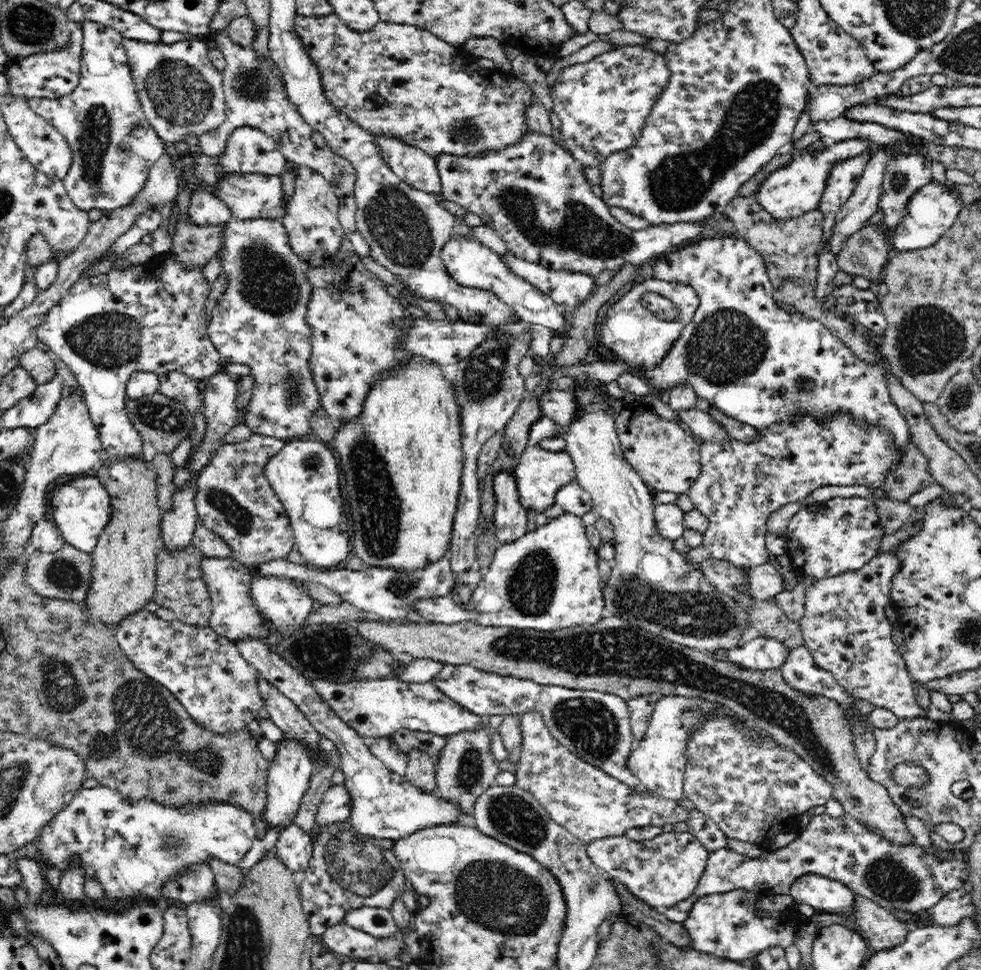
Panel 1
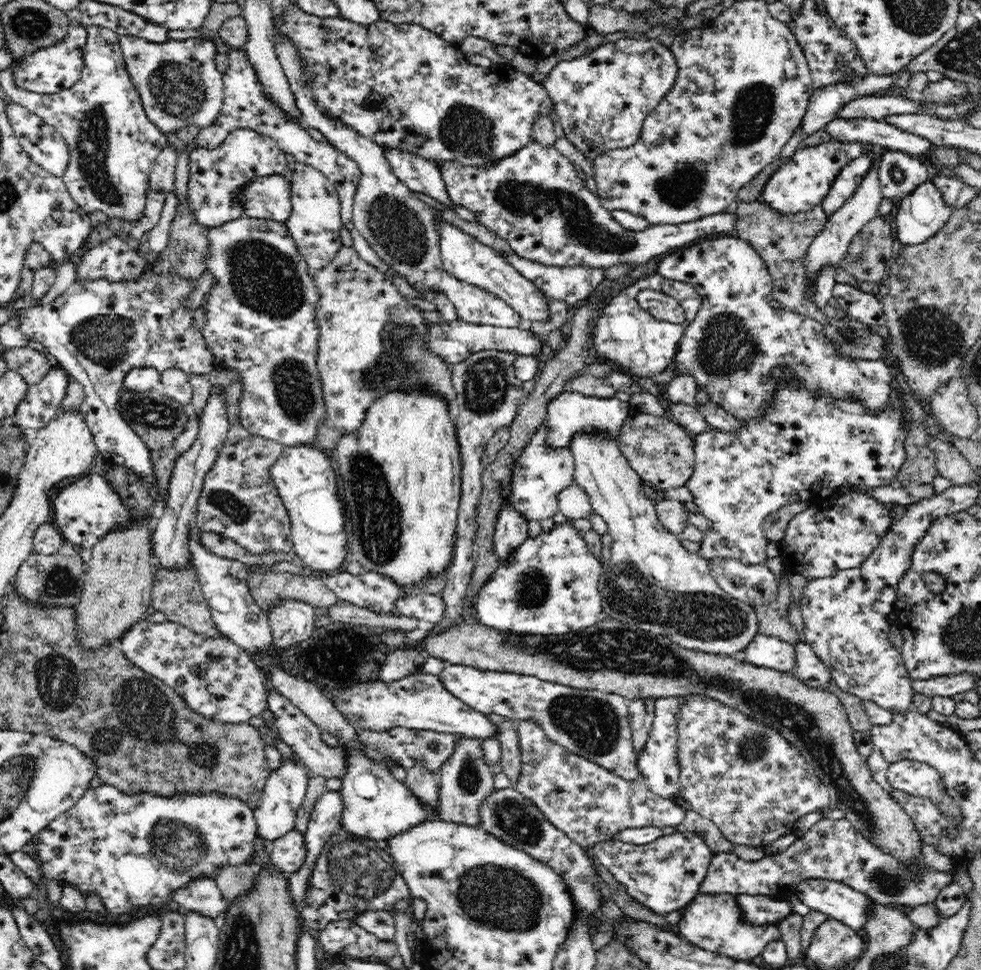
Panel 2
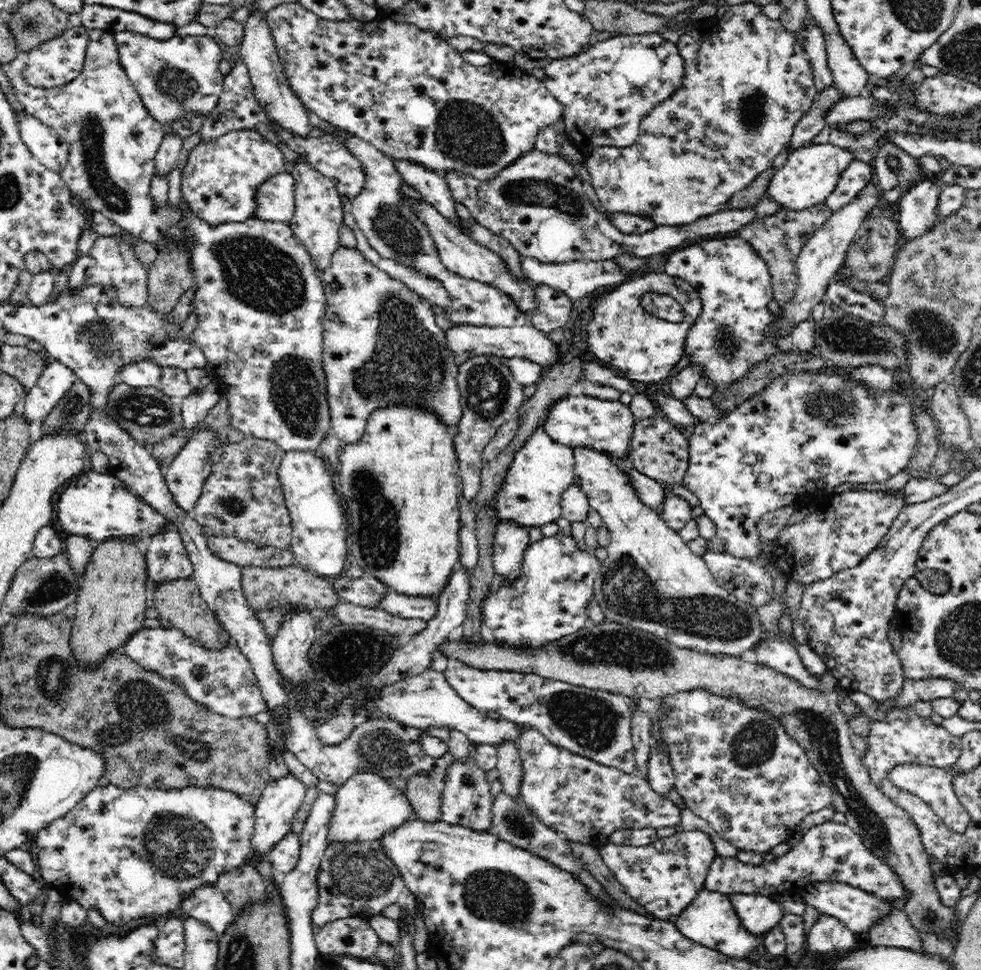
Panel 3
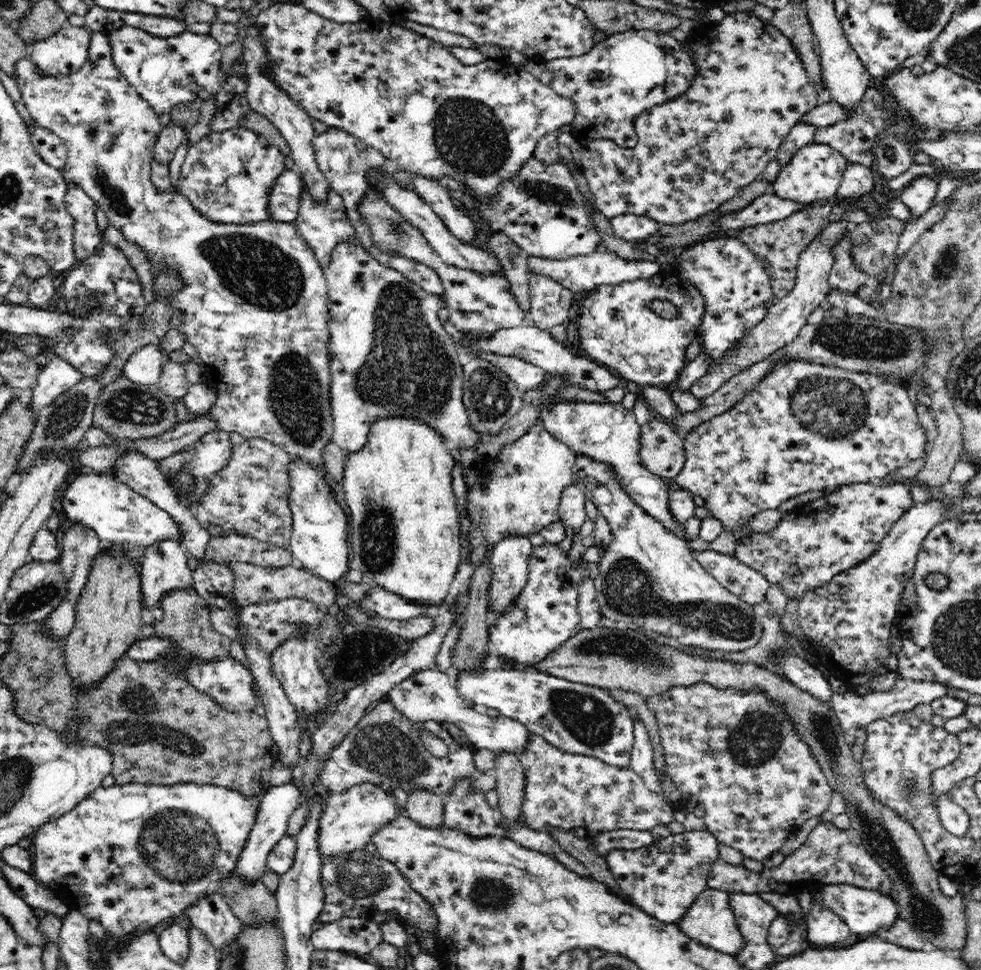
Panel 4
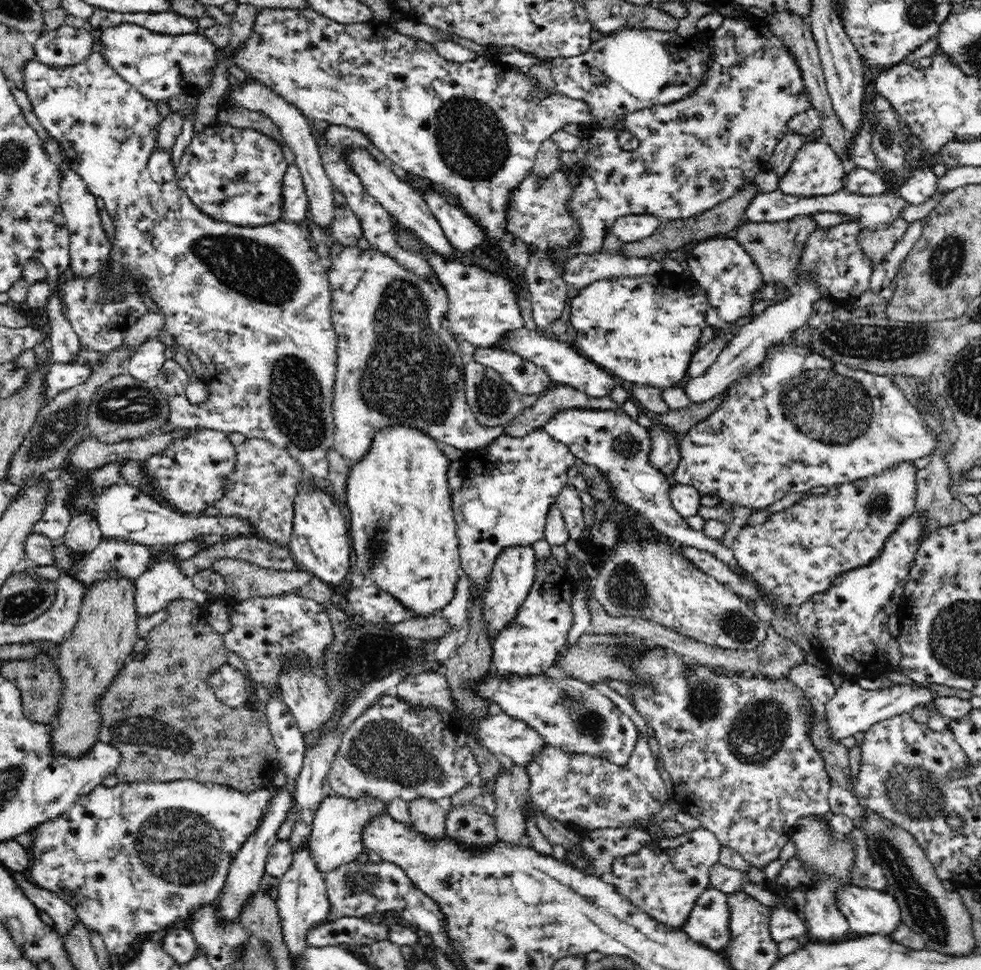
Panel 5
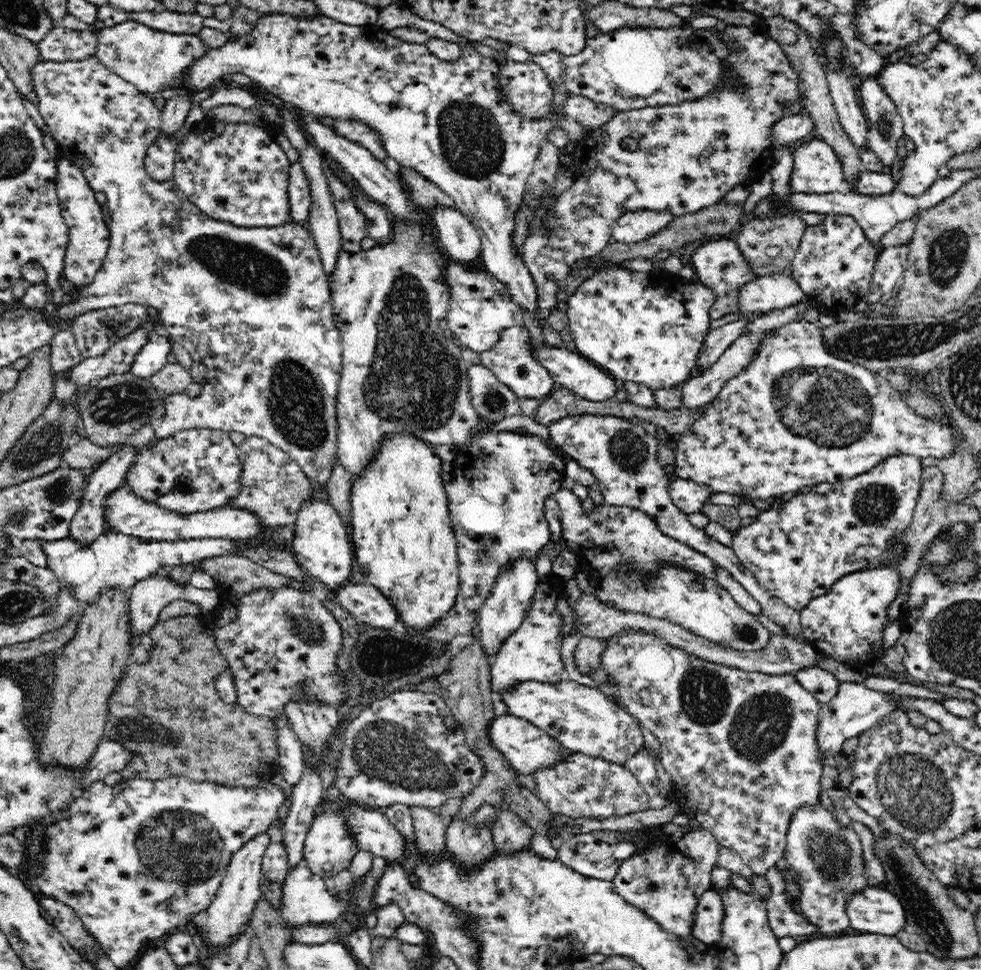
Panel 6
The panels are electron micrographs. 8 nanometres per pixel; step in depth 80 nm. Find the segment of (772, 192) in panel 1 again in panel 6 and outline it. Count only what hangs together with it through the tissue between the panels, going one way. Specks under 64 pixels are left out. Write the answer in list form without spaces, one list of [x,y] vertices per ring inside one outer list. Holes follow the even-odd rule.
[[[815,138],[794,150],[790,191],[828,194],[840,190],[845,181],[843,166],[834,149],[822,138]]]

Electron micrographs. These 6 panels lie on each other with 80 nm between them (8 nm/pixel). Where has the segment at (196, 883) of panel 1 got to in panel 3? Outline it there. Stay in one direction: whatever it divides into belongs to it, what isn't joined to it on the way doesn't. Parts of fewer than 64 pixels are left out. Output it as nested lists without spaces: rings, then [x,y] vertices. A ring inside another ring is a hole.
[[[215,886],[203,887],[193,893],[183,903],[182,912],[184,917],[192,917],[206,924],[219,937],[234,922],[236,914],[222,892]]]

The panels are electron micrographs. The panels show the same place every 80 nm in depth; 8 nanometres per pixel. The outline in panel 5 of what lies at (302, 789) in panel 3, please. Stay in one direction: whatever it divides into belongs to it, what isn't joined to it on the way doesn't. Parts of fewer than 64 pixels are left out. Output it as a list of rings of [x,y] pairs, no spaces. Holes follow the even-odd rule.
[[[290,785],[278,788],[277,792],[274,800],[270,802],[270,808],[268,808],[260,827],[248,837],[242,848],[233,856],[225,886],[222,888],[216,908],[214,908],[215,918],[224,927],[240,924],[239,920],[243,916],[243,912],[251,903],[251,900],[260,892],[260,881],[266,874],[265,861],[268,859],[268,852],[270,852],[271,846],[278,841],[278,835],[276,835],[278,828],[287,818],[287,814],[292,810],[294,803]]]

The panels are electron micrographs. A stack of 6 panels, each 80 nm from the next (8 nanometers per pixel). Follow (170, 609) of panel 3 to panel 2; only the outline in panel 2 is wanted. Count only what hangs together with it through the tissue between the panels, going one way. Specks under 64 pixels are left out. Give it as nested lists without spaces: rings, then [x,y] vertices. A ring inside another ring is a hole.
[[[191,562],[180,571],[155,571],[151,604],[156,610],[164,612],[170,622],[178,623],[204,637],[222,637],[214,624],[207,600],[204,598],[198,582],[196,569]]]

